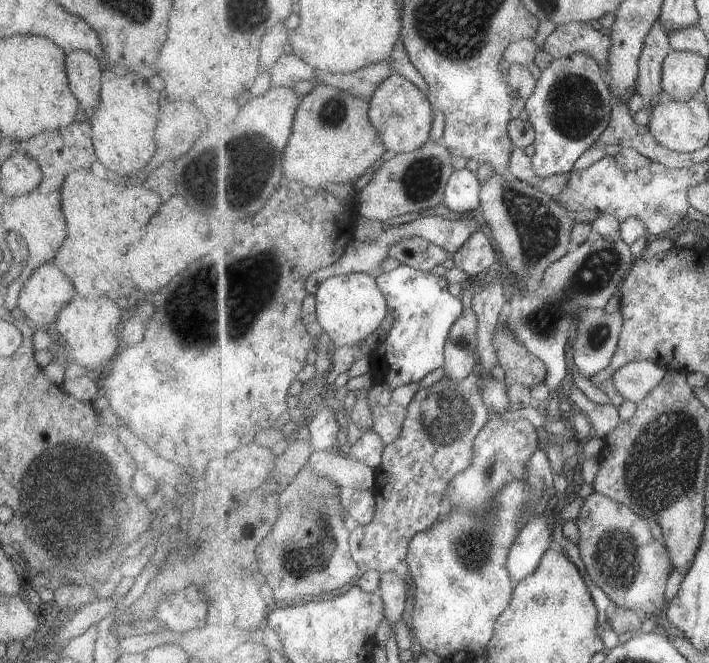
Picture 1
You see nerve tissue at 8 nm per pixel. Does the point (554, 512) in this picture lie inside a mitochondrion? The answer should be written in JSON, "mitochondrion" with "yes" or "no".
{"mitochondrion":"no"}

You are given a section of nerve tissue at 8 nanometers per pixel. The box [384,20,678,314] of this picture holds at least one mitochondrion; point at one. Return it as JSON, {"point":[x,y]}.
{"point":[575,105]}

